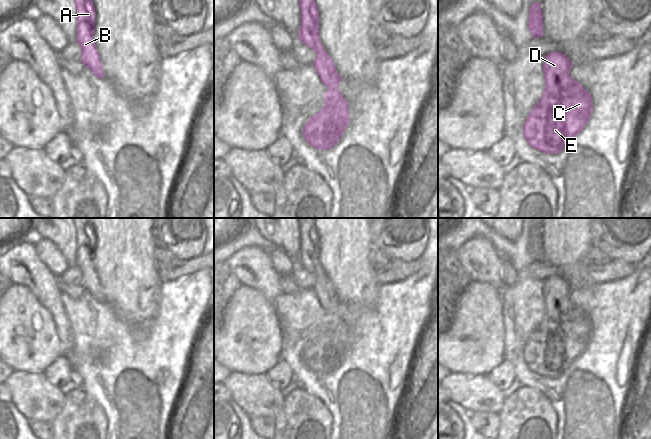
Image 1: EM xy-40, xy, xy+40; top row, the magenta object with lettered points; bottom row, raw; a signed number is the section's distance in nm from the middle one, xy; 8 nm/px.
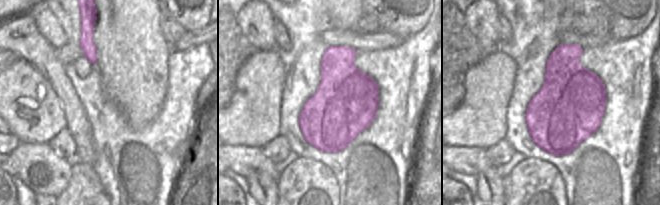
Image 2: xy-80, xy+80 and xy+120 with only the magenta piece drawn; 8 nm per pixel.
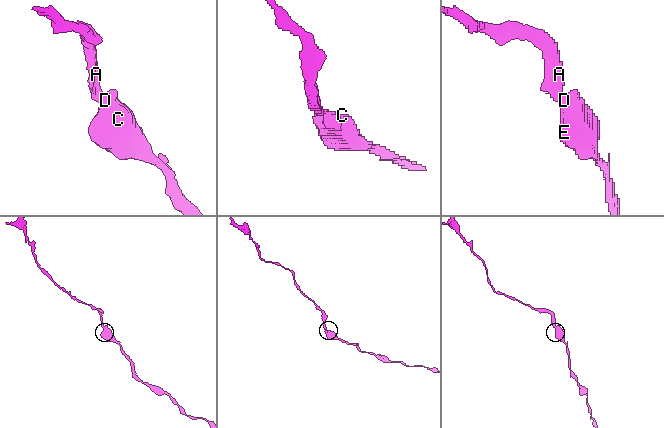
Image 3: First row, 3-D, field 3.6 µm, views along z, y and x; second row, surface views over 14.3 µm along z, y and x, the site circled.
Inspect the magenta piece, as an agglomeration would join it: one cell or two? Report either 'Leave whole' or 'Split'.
Leave whole

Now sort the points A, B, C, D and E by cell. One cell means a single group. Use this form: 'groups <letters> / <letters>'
groups A B C D E

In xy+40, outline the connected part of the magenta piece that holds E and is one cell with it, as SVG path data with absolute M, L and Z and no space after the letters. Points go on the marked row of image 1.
M550 52L545 56L545 89L523 125L527 143L546 154L561 152L591 117L591 95L571 77L572 65L562 52Z

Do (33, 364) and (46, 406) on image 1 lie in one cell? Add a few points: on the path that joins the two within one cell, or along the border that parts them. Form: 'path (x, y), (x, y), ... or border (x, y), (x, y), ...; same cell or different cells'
border (15, 371), (42, 374); different cells

